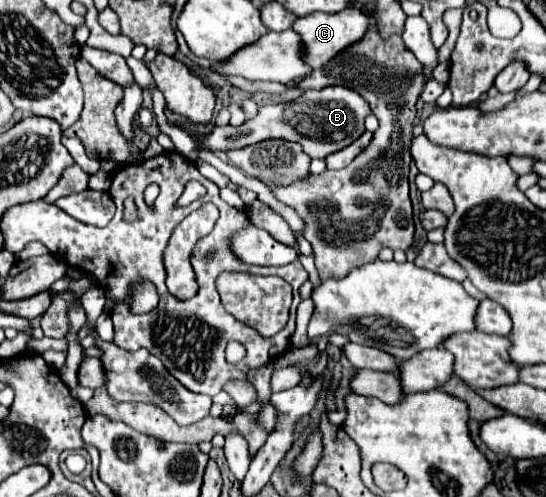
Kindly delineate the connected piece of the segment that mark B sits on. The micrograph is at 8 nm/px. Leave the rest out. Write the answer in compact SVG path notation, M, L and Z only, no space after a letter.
M342 85L324 87L322 91L306 91L302 97L290 103L282 105L264 105L258 109L256 117L244 121L240 127L224 125L214 127L210 135L196 135L192 133L196 145L206 151L230 151L230 149L242 149L246 145L254 145L266 139L284 139L294 141L304 147L304 151L314 159L326 159L330 153L336 153L350 143L354 143L366 129L364 129L364 117L370 113L368 103L354 93L352 89L346 89Z

